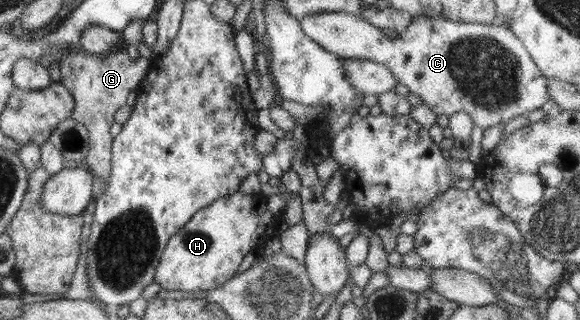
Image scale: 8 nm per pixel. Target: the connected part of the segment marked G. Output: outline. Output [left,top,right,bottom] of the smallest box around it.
[58,49,151,184]

